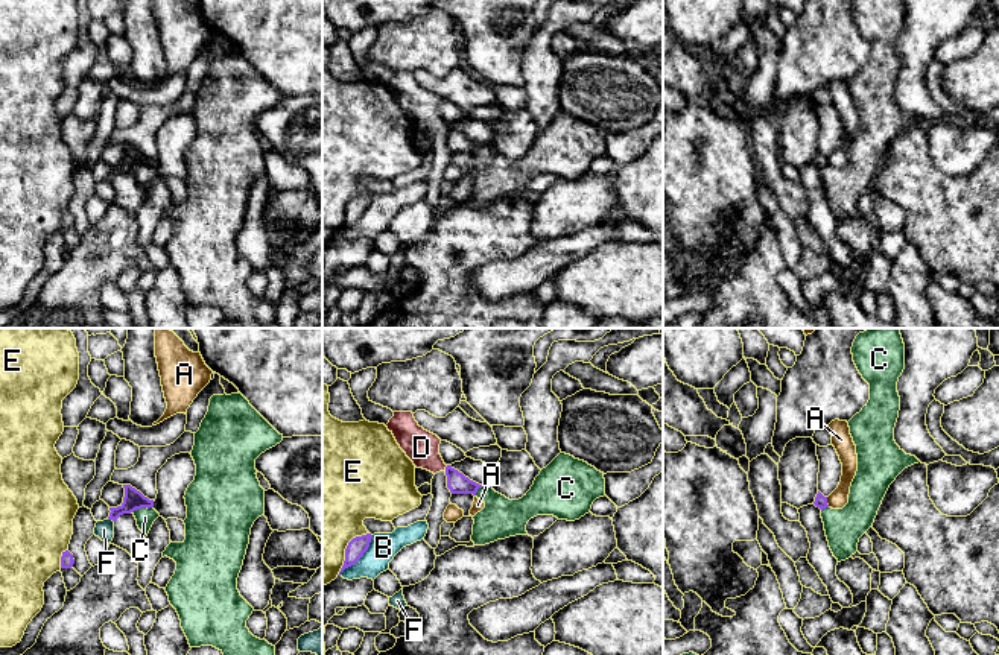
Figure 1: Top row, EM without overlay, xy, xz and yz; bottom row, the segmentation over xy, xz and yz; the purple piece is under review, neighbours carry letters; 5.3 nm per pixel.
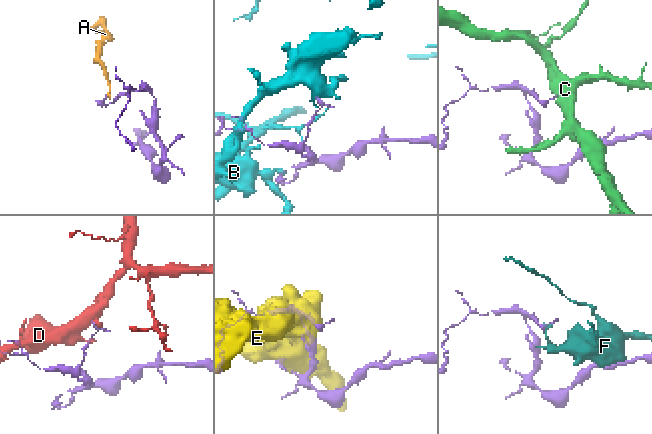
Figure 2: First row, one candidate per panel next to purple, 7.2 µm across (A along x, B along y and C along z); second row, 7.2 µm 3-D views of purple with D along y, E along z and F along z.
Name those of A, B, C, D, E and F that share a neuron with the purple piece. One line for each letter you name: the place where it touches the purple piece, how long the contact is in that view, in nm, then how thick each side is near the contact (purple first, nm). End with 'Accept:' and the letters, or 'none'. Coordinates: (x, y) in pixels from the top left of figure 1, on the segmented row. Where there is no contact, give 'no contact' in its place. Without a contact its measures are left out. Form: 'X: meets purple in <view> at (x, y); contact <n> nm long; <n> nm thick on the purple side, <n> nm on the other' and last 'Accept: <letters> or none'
Accept: none

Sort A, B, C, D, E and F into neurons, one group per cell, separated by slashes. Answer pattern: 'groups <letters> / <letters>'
groups A / B / C / D / E / F

